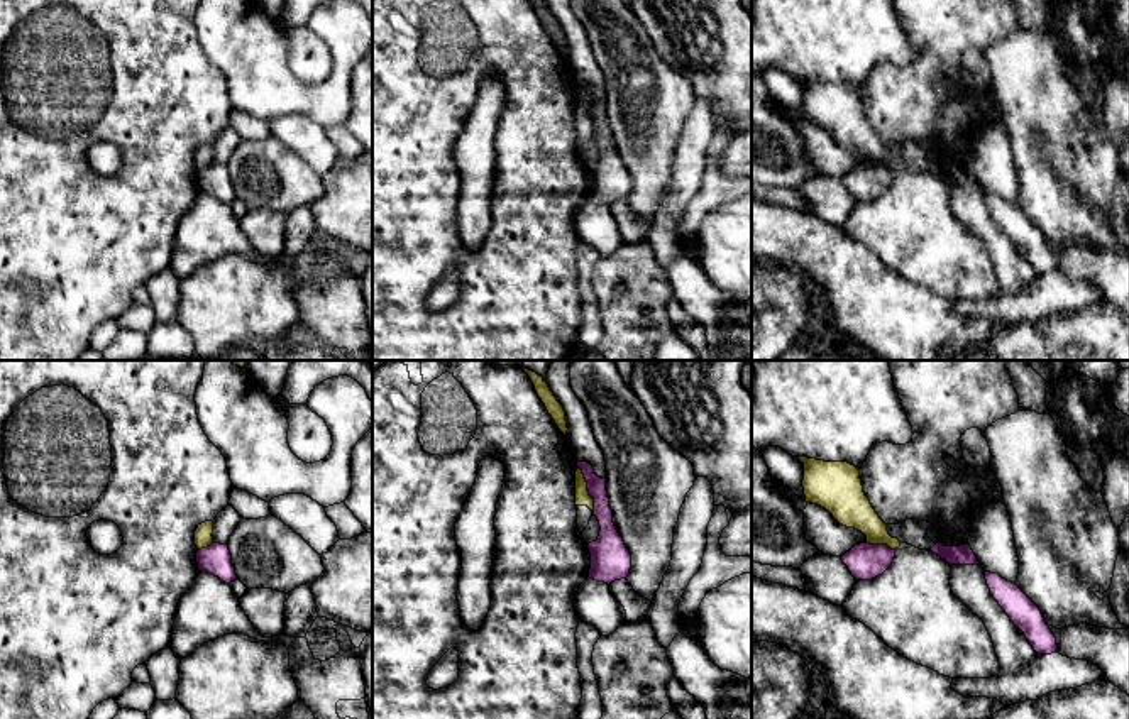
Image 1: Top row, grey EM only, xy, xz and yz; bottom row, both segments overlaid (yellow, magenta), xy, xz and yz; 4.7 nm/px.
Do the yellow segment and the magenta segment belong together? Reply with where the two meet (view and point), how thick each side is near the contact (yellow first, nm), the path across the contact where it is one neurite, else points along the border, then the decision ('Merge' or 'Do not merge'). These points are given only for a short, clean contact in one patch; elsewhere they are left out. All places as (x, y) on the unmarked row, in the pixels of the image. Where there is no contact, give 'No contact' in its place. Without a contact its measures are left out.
Touches yellow at xz (586, 110). Thickness 70 nm (yellow) against 100 nm. Boundary: xz (578, 87), (594, 132). Do not merge

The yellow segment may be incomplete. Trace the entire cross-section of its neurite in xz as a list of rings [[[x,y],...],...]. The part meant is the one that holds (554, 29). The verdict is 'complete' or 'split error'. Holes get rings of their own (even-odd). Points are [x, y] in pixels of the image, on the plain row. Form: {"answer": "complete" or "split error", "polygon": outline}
{"answer": "complete", "polygon": [[[531,0],[531,3],[535,7],[538,19],[545,25],[548,36],[552,37],[559,51],[565,56],[569,49],[562,25],[557,22],[557,19],[553,17],[553,14],[543,0]]]}

